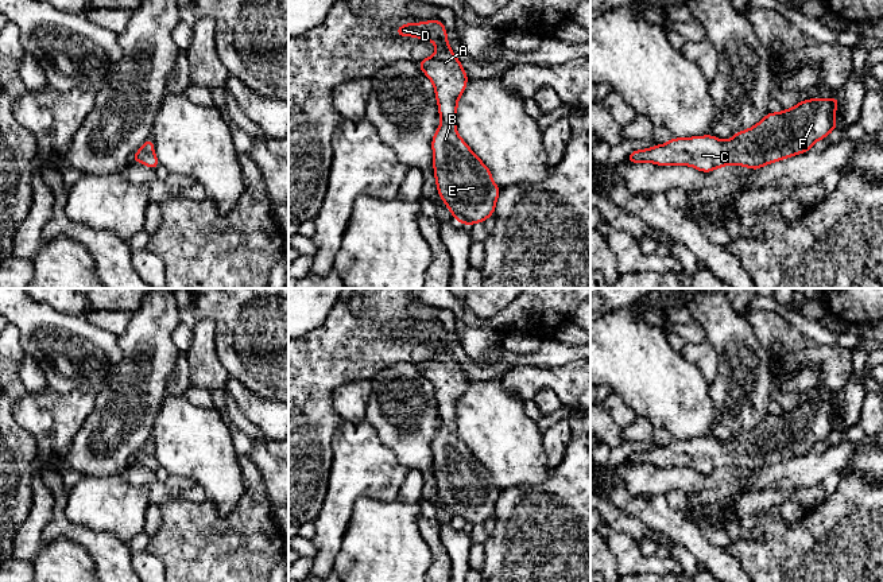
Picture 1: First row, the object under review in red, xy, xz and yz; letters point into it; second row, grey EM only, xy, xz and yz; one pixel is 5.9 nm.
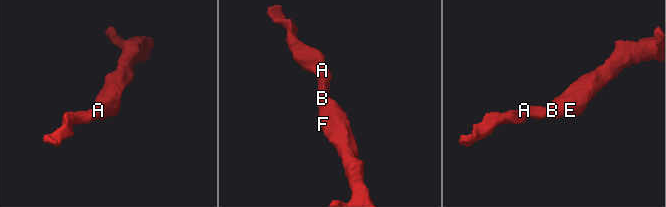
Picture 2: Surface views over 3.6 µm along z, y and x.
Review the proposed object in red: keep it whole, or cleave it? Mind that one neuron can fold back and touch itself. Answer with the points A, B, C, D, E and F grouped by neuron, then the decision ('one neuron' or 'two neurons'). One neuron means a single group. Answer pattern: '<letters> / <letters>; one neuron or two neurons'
A B C D E F; one neuron

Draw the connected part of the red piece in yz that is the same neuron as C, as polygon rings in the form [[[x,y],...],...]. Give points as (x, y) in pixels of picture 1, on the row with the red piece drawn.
[[[839,97],[805,100],[791,109],[767,113],[751,129],[739,131],[725,143],[712,135],[673,137],[667,144],[632,151],[627,160],[659,166],[685,164],[702,172],[729,164],[759,170],[764,164],[813,150],[816,140],[825,139],[837,128],[834,110],[839,101]]]

